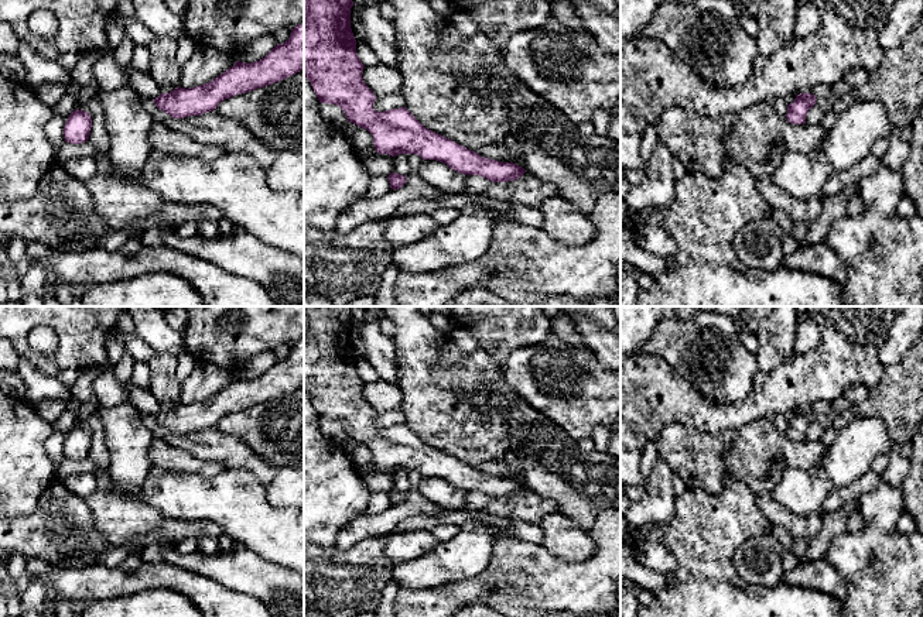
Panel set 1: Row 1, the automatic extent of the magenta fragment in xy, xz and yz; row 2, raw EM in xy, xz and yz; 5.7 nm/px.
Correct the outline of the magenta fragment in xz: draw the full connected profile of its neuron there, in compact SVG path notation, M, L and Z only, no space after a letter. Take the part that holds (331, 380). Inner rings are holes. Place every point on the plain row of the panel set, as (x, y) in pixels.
M304 306L304 393L319 419L339 422L348 438L366 445L379 470L417 470L492 498L519 496L524 484L481 473L425 445L406 424L373 425L376 412L363 398L351 345L352 322L351 306Z

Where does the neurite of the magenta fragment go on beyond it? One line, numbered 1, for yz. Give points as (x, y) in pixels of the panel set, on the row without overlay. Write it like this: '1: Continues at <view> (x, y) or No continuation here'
1: No continuation here

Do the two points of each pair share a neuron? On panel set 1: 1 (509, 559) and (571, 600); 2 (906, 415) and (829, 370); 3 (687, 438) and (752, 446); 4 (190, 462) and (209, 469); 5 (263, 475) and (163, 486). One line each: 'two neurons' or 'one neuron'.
1: one neuron
2: two neurons
3: one neuron
4: one neuron
5: two neurons

